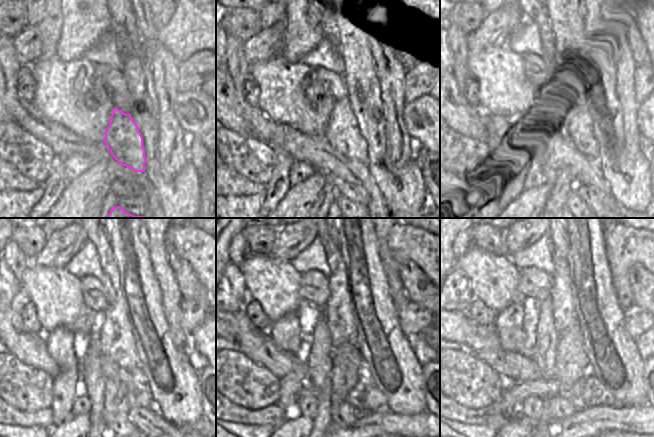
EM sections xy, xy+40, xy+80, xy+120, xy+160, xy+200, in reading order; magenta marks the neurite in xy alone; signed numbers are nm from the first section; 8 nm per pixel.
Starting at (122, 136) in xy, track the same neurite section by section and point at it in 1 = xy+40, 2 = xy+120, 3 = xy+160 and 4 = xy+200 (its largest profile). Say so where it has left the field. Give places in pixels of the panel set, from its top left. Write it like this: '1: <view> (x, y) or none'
1: xy+40 (342, 131)
2: xy+120 (117, 345)
3: xy+160 (337, 311)
4: xy+200 (564, 316)

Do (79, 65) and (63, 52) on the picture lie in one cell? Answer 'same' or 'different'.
different

